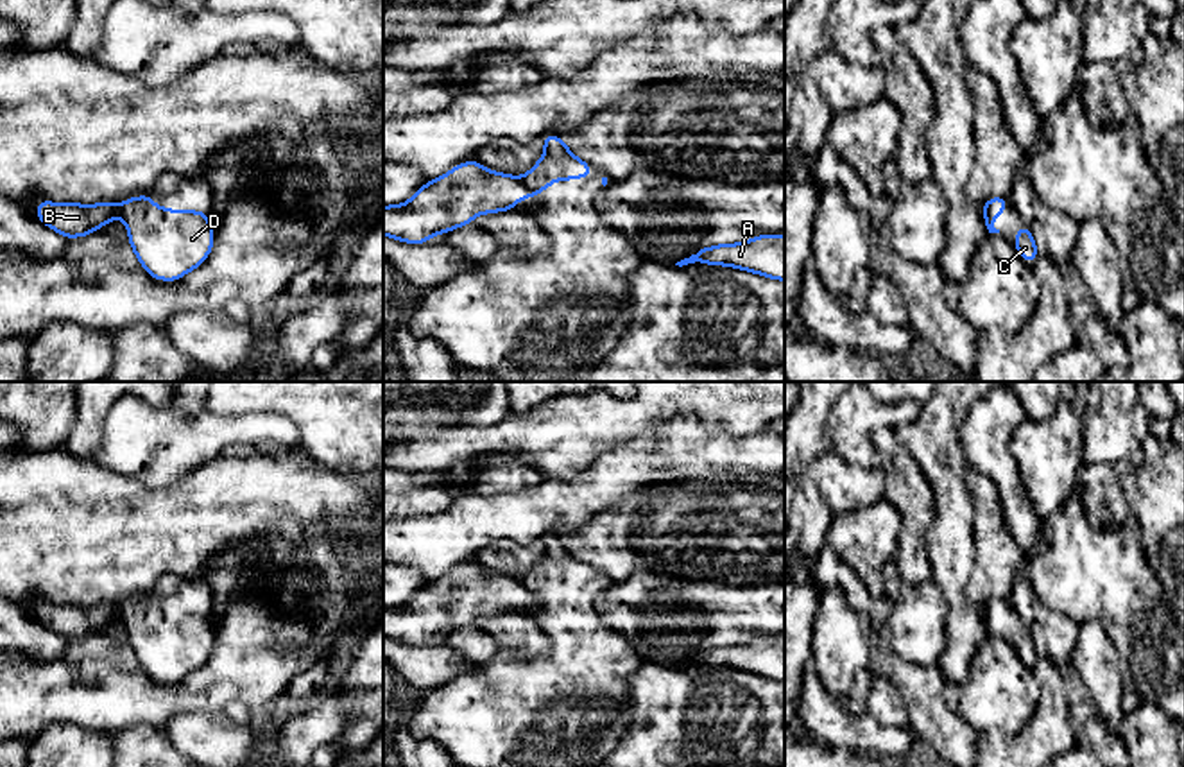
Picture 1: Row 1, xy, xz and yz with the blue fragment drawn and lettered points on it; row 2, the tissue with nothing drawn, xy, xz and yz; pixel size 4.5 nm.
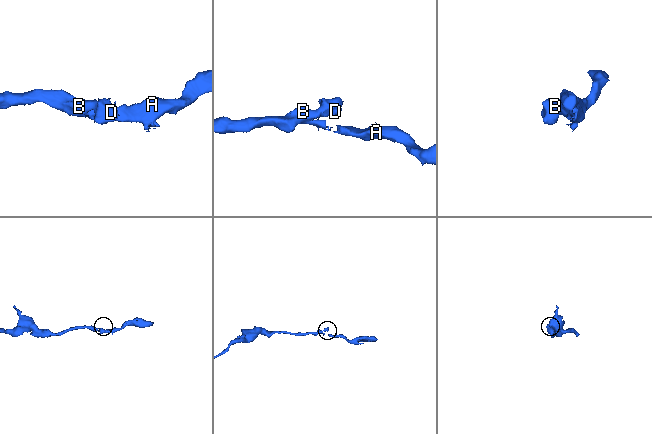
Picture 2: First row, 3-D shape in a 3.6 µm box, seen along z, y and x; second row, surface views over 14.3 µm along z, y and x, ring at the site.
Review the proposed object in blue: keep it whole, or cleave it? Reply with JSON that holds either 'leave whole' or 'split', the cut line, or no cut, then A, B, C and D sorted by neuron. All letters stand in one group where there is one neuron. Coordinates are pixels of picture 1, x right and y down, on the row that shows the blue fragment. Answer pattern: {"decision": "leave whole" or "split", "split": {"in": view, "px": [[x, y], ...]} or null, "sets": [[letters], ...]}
{"decision": "split", "split": {"in": "xz", "px": [[520, 178], [529, 189]]}, "sets": [["A", "B", "C"], ["D"]]}

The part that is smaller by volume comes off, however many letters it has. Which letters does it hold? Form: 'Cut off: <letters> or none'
Cut off: D

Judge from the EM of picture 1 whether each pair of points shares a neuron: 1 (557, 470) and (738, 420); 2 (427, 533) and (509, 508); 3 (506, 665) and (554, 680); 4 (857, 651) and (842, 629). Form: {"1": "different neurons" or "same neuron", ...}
{"1": "same neuron", "2": "same neuron", "3": "same neuron", "4": "same neuron"}

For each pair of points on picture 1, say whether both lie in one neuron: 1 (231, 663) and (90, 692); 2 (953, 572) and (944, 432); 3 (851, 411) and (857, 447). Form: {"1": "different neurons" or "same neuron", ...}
{"1": "same neuron", "2": "same neuron", "3": "same neuron"}

